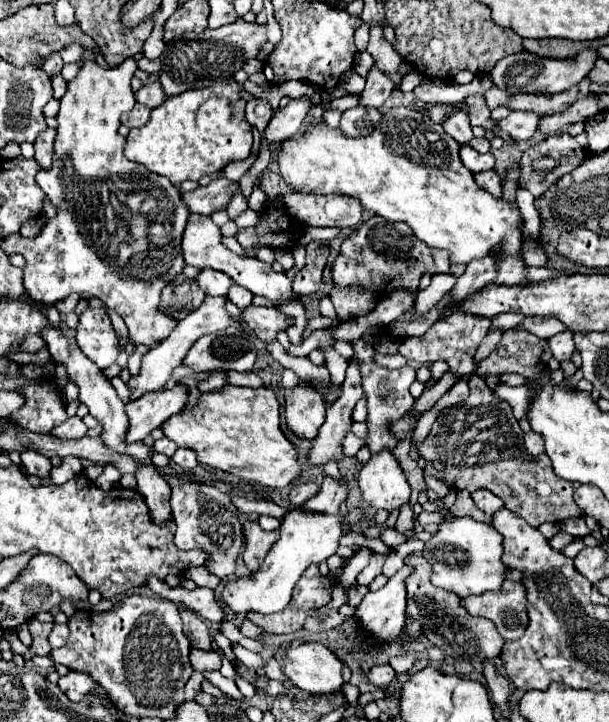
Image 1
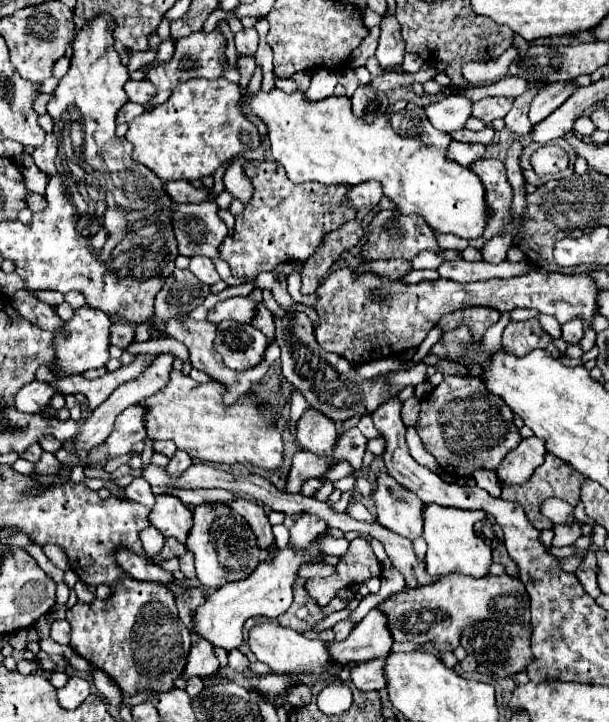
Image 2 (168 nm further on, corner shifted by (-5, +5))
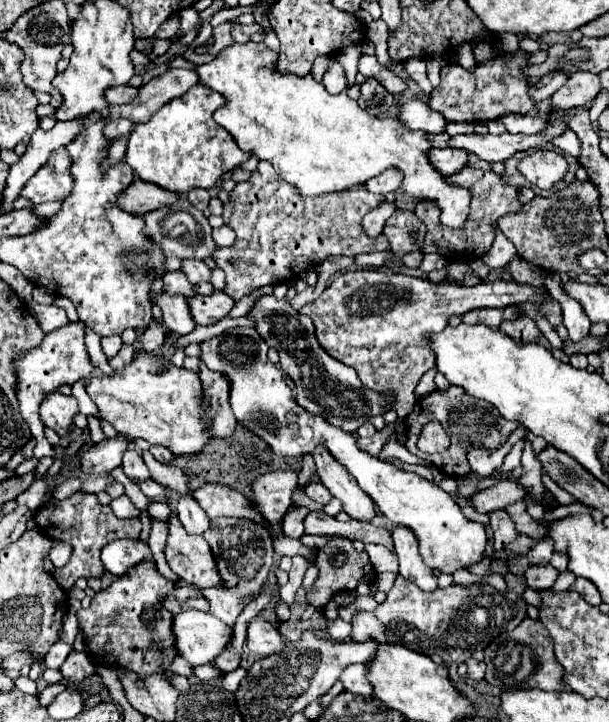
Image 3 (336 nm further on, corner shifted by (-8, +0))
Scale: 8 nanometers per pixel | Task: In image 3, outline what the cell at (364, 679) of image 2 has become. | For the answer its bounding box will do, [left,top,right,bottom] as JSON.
[340,664,374,698]

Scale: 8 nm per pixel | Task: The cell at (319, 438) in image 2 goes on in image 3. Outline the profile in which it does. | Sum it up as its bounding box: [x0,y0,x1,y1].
[314,446,374,520]

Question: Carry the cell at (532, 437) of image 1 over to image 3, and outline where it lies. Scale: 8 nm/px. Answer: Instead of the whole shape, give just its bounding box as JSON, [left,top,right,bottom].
[470,478,526,514]

